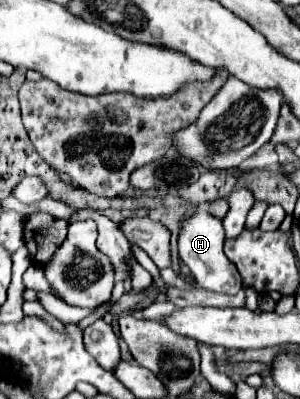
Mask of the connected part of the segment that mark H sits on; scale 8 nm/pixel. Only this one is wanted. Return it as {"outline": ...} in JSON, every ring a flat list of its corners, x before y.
{"outline":[[197,210,191,216,181,220,179,230,179,256,185,260,185,264,191,268,197,286,211,292,221,292,227,296,235,296,241,290,241,276,233,262,223,252,223,240,225,232,221,226,221,220,211,216,205,210]]}

